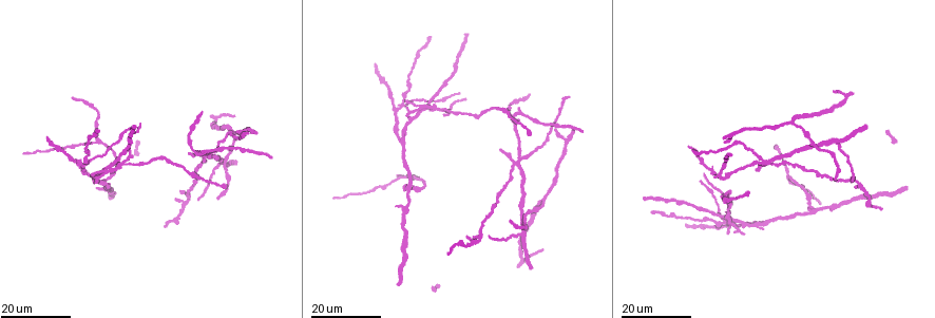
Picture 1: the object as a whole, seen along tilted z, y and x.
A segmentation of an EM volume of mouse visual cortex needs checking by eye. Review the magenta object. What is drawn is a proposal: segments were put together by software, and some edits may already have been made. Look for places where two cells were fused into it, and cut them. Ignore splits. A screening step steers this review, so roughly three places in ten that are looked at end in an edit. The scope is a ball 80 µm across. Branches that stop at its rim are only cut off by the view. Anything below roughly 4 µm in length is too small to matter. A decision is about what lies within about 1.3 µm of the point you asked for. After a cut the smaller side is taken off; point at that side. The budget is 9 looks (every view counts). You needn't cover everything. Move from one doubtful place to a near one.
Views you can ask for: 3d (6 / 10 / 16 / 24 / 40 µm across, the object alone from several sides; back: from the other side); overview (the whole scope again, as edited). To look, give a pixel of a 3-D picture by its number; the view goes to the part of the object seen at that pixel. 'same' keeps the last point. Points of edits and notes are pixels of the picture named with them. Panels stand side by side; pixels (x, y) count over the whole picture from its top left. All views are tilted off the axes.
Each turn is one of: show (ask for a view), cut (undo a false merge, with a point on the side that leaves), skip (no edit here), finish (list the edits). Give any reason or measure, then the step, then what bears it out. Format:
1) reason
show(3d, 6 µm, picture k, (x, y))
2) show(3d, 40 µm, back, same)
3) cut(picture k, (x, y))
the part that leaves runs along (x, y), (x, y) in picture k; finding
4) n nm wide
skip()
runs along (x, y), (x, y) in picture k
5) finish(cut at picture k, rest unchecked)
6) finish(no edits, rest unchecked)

three arms meet
show(3d, 24 µm, picture 1, (767, 222))

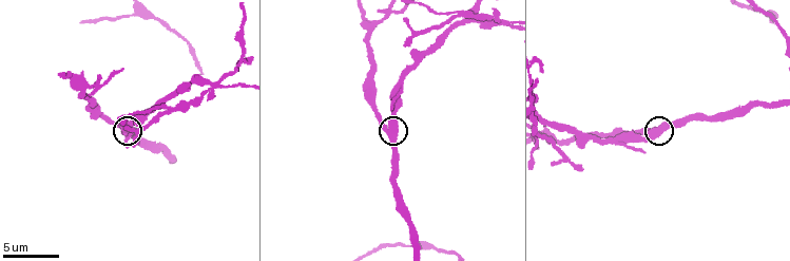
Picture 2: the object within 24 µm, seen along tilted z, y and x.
show(3d, 6 µm, picture 2, (387, 132))

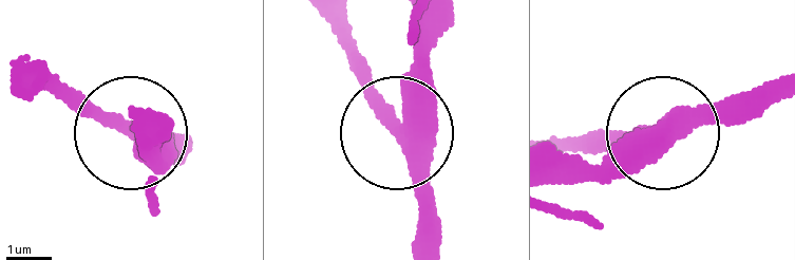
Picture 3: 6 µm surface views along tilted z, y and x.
320 nm wide
skip()
one cell here

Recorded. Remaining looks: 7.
three arms meet
show(3d, 16 µm, picture 1, (836, 141))

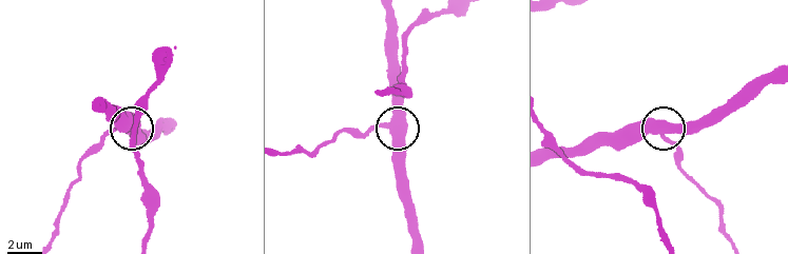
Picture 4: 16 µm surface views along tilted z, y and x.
show(3d, 6 µm, picture 4, (393, 129))

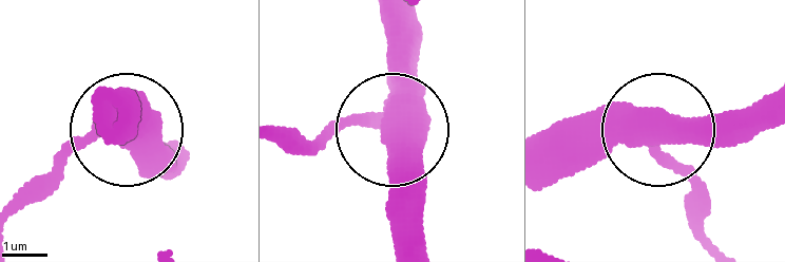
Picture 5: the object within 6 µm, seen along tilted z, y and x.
3 arms
skip()
runs along (386, 14), (393, 236) in picture 5; continuous, no second cell

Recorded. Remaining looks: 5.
looks like a crossing
show(3d, 10 µm, picture 2, (212, 87))

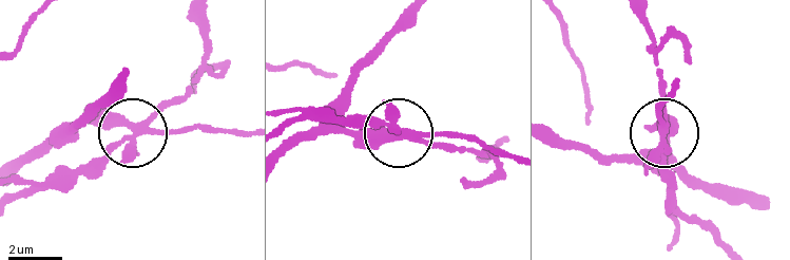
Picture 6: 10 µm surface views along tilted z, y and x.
closer look
show(3d, 6 µm, picture 6, (664, 131))

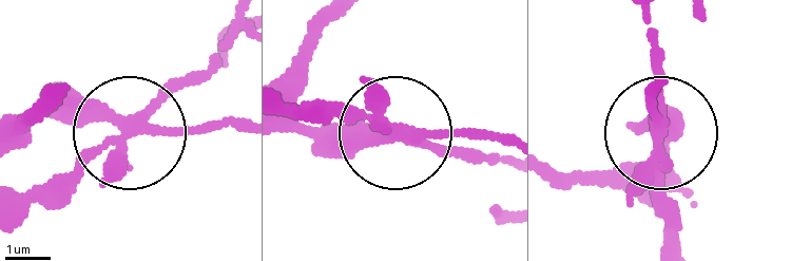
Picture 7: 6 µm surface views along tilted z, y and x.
side arm 11 µm
cut(picture 7, (119, 171))
the part that leaves runs along (130, 118), (173, 97), (232, 18) in picture 7; two cells meet here

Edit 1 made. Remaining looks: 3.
show(overview)

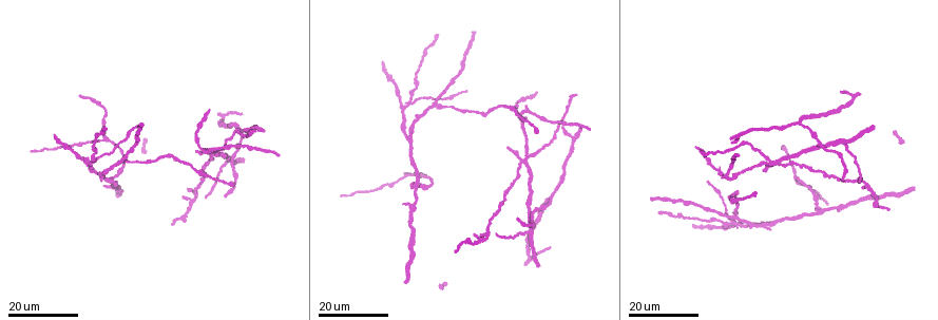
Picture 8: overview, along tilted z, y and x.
show(3d, 24 µm, picture 8, (820, 212))

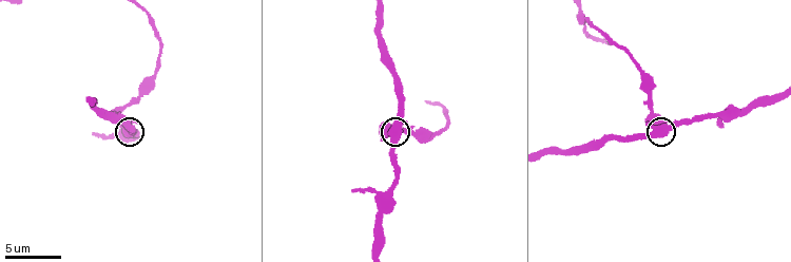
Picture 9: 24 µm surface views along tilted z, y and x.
show(3d, 6 µm, picture 9, (389, 134))

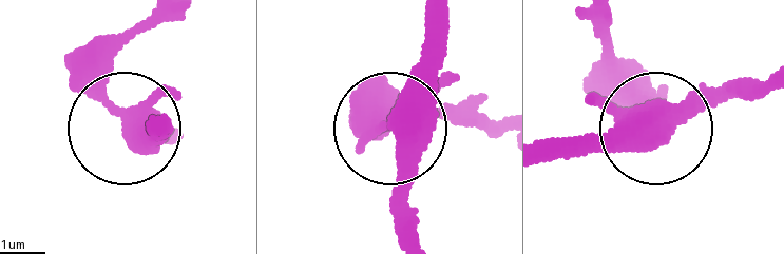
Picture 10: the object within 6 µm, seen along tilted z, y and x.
3 arms
cut(picture 10, (363, 128))
the part that leaves runs along (119, 112), (109, 78), (157, 16) in picture 10; two cells meet here

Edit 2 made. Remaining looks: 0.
finish(cut at picture 7, cut at picture 10, rest unchecked)

